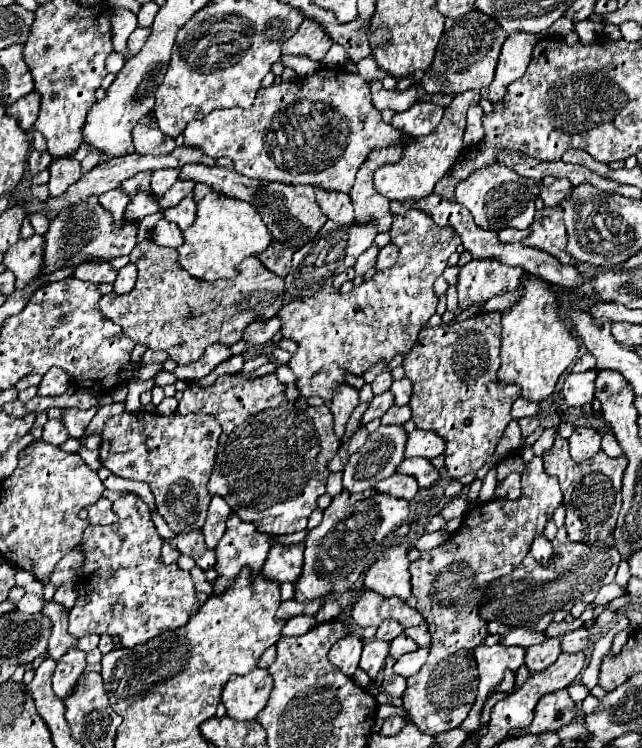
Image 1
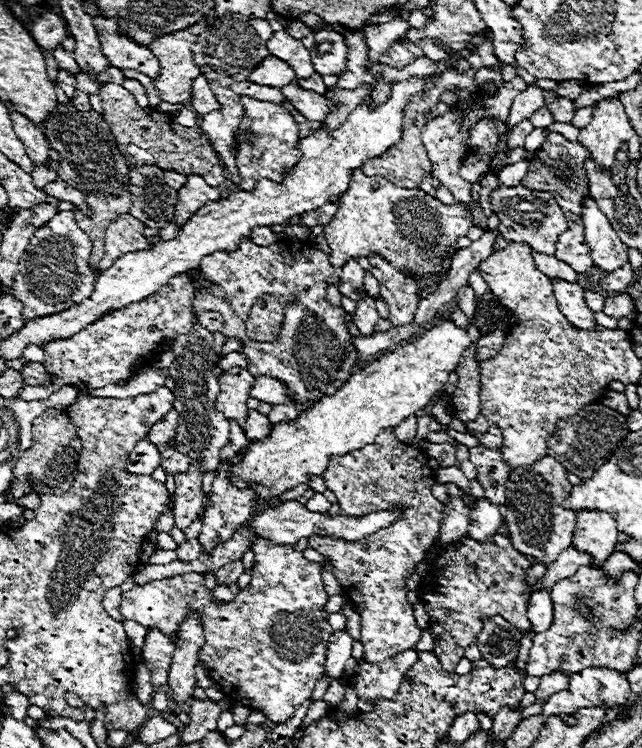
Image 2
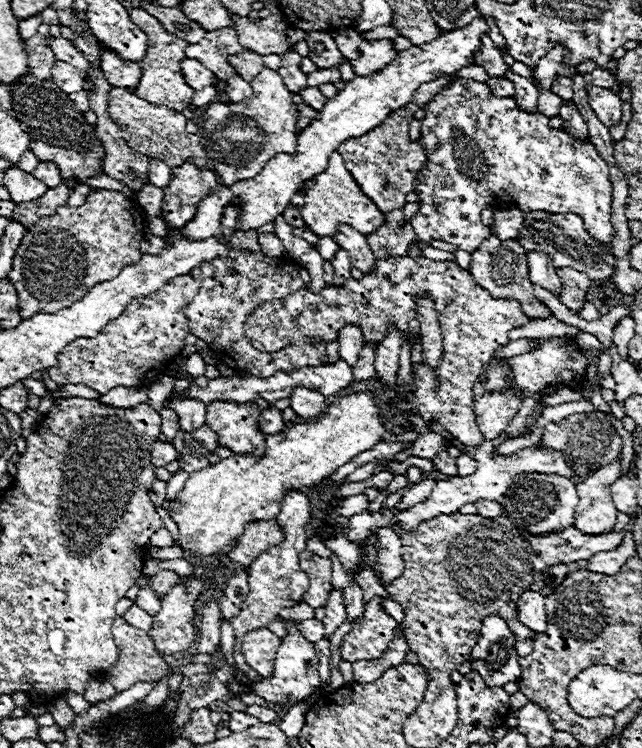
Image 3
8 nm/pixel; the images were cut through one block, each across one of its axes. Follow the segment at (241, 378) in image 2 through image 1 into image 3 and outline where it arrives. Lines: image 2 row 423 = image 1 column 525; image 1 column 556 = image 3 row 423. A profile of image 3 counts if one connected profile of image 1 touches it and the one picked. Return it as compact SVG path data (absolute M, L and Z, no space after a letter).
M212 402L208 404L206 424L218 434L218 444L232 450L232 454L264 456L264 434L258 424L260 408L252 402Z

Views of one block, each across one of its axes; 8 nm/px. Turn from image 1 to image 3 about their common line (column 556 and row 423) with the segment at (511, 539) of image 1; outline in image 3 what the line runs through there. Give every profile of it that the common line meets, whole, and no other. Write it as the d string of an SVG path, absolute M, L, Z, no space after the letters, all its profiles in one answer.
M474 388L474 410L478 414L480 432L484 432L488 440L498 436L508 426L508 422L514 418L520 404L522 400L504 398L496 392L484 394L482 388Z

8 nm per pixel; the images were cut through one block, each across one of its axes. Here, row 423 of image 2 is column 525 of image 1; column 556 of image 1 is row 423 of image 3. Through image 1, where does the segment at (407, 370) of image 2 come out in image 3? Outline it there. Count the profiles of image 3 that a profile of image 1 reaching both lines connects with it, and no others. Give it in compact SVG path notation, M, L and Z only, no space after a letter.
M370 390L338 396L326 408L326 412L314 422L294 424L280 434L268 434L264 458L256 460L252 454L230 456L226 460L220 460L214 466L208 466L206 470L192 472L190 480L186 482L178 498L170 502L170 510L168 510L170 518L176 522L180 530L176 546L192 552L198 558L214 556L232 540L240 538L246 524L254 520L274 520L280 514L280 504L282 504L282 498L288 494L288 490L300 490L304 486L310 488L320 484L322 478L328 478L340 466L350 462L354 456L358 456L364 450L370 450L374 444L380 442L380 436L386 432L386 428L380 422L380 412L382 412L380 404L374 400L374 394Z

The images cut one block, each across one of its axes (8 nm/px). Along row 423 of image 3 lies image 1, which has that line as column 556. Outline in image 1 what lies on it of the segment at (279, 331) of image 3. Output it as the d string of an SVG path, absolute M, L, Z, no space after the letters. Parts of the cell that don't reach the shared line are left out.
M556 438L554 446L548 450L544 460L544 470L548 474L558 476L560 488L564 494L564 508L566 508L566 530L568 530L568 540L570 542L596 542L596 540L606 540L614 526L616 518L620 512L622 496L622 474L626 470L626 456L610 458L600 450L596 456L584 460L584 462L574 462L568 454L568 440Z

